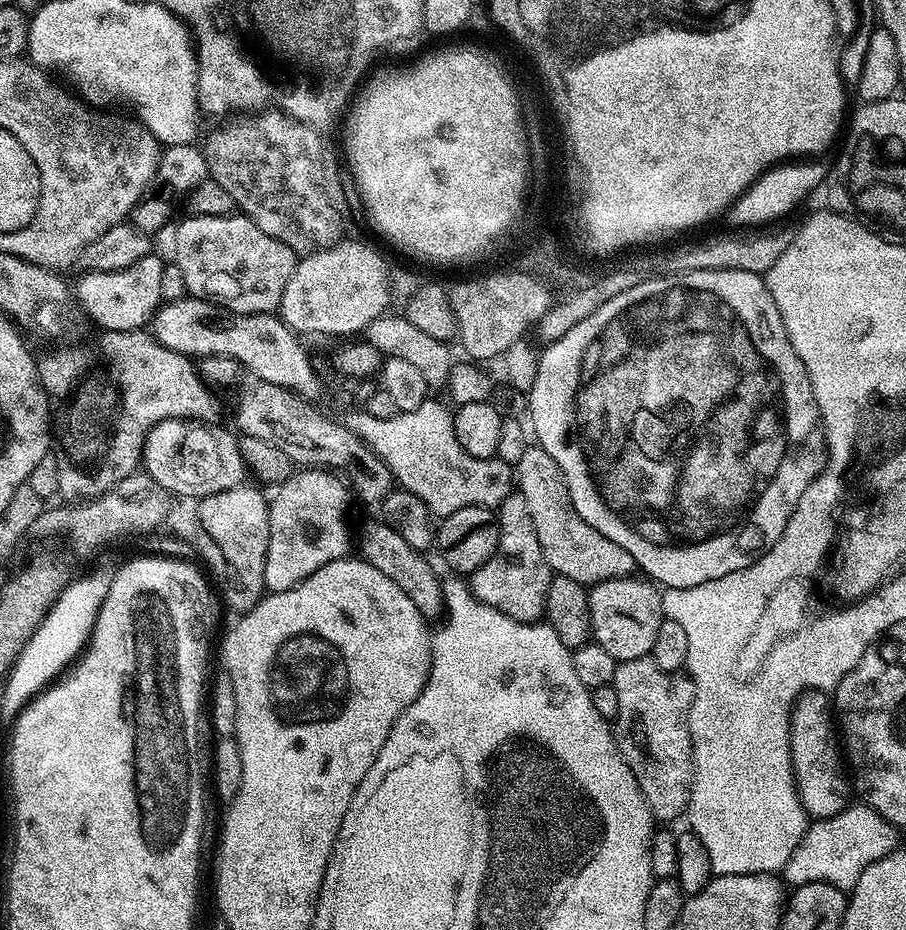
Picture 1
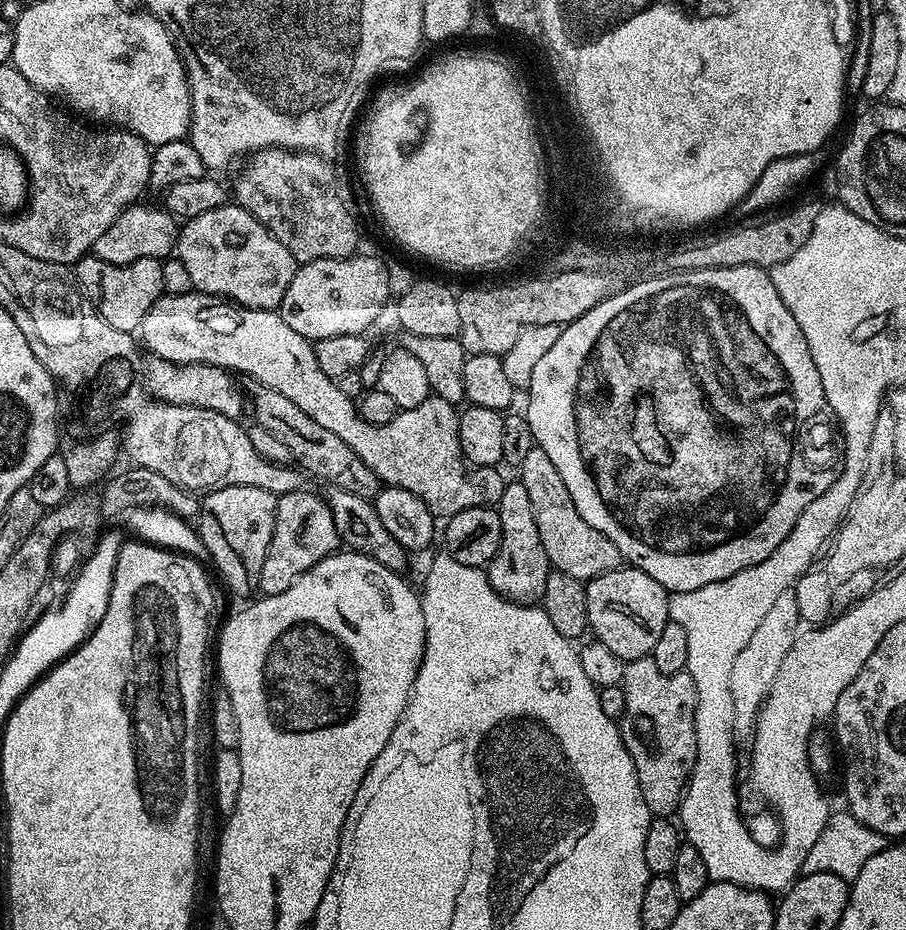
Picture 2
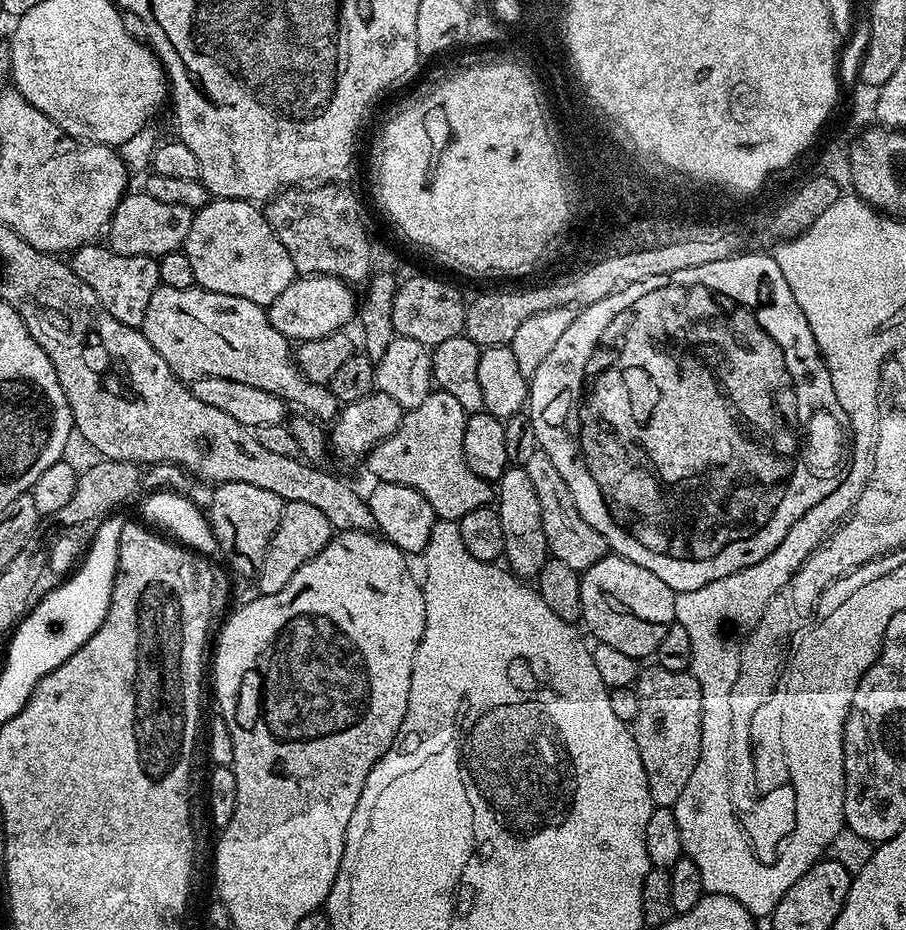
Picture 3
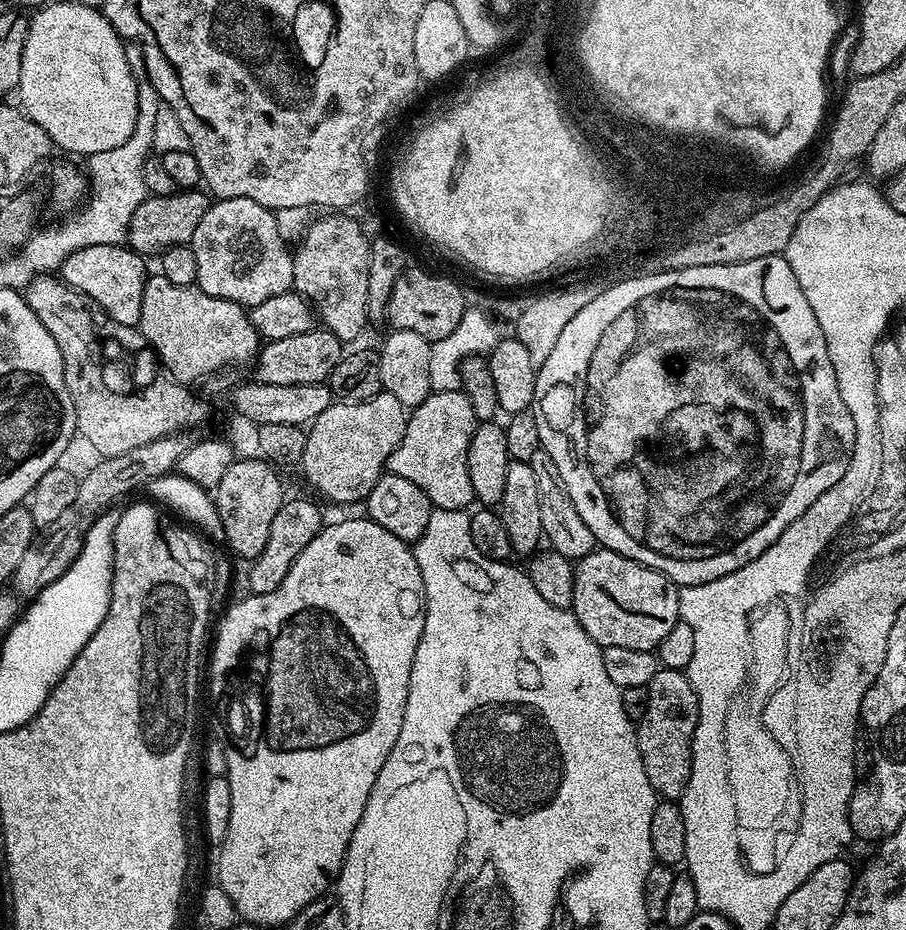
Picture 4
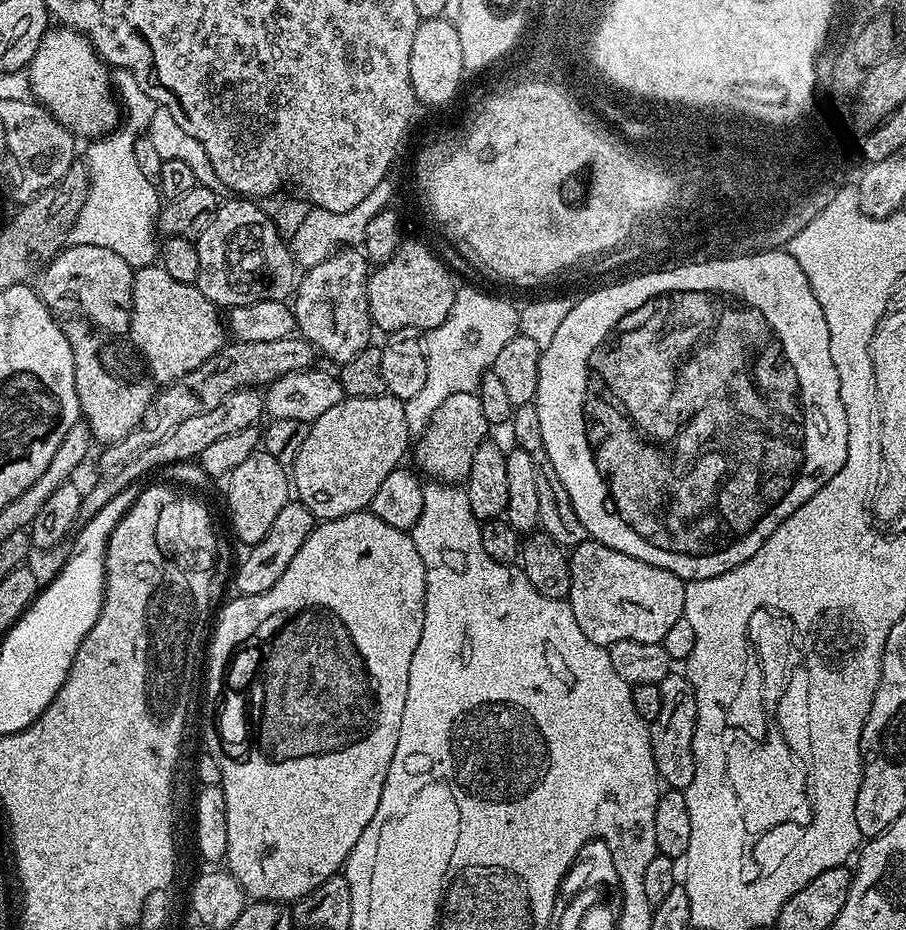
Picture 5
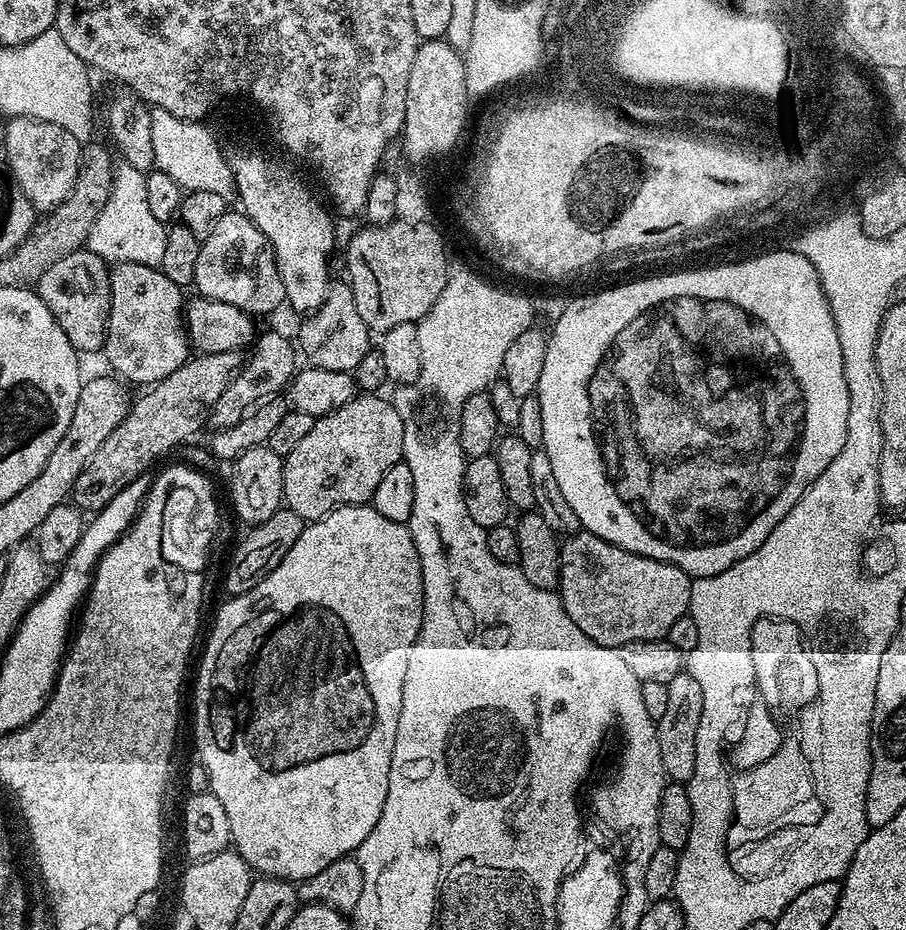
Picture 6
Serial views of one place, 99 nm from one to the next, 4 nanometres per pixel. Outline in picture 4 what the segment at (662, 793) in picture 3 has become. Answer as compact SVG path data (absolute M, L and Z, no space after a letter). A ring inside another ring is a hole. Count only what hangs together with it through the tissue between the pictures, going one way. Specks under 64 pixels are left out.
M661 667L648 683L647 690L646 714L639 720L636 729L638 746L642 754L642 766L646 766L646 778L650 778L650 786L657 797L676 802L686 790L686 782L690 782L692 739L694 726L698 722L698 698L690 686L687 675L678 668Z

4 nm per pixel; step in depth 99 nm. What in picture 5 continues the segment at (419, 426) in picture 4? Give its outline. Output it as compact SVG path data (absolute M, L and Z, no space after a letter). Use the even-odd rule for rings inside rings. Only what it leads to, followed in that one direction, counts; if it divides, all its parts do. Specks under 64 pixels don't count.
M459 392L450 394L430 418L428 427L419 433L414 444L414 456L420 463L419 471L425 477L442 484L460 486L467 481L470 466L474 462L474 450L489 439L490 425L486 414L482 414L482 402L476 392Z

